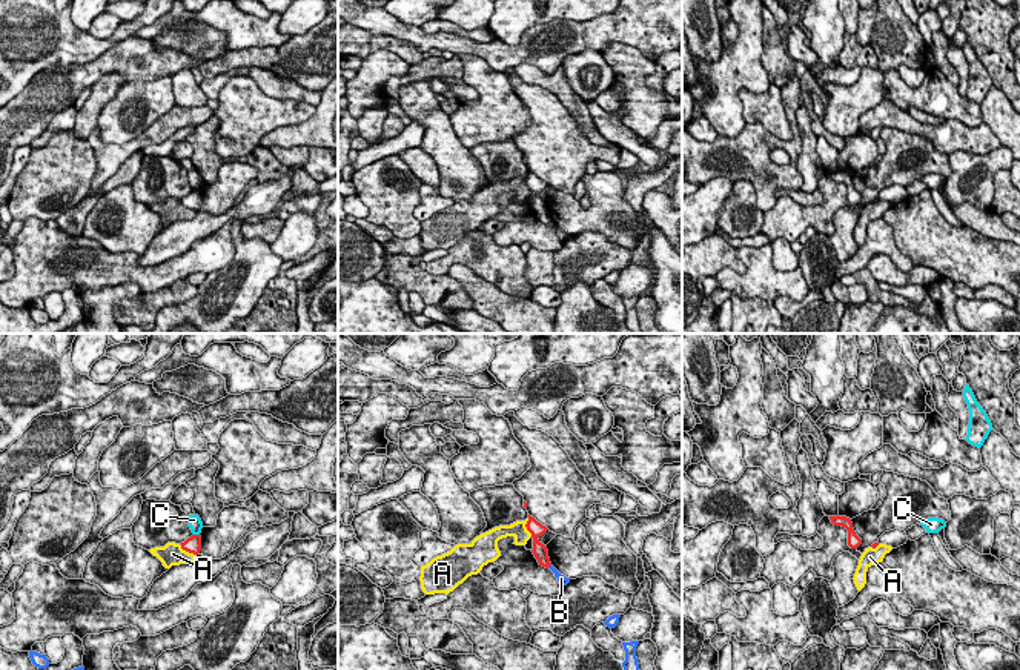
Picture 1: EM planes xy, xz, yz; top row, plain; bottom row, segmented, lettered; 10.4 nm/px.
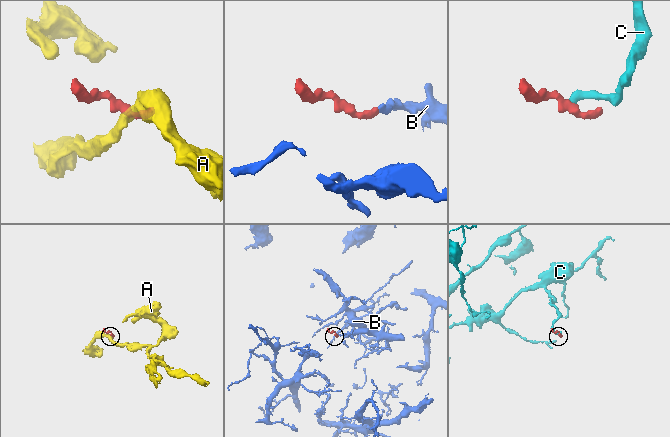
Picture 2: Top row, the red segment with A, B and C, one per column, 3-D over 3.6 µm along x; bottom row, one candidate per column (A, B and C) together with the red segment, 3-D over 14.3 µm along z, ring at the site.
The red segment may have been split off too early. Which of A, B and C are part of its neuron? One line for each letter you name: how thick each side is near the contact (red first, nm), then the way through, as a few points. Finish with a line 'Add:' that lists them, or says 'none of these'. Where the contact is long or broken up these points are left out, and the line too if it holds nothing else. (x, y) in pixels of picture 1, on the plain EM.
B: Thickness 160 nm (red) against 90 nm. Path across: xz (539, 206), (549, 222), (561, 234)
Add: B

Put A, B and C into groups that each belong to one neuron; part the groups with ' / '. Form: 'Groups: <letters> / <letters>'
Groups: A / B / C

